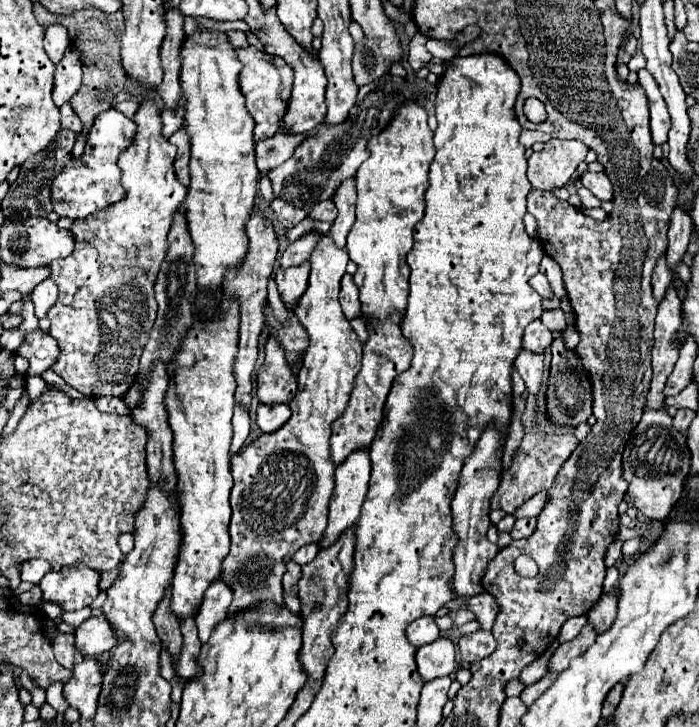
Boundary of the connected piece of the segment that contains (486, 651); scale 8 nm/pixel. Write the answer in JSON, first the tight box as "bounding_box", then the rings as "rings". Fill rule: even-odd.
{"bounding_box":[458,630,496,664],"rings":[[[478,630],[474,634],[462,636],[460,642],[458,642],[458,648],[460,648],[462,660],[472,664],[472,662],[478,662],[478,660],[490,656],[496,650],[496,642],[494,642],[492,632]]]}

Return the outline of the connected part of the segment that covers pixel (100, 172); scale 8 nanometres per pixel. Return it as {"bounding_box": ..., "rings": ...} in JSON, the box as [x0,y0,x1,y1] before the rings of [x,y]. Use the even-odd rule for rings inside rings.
{"bounding_box":[50,108,136,218],"rings":[[[110,108],[94,118],[94,124],[86,136],[86,148],[80,158],[72,158],[66,168],[54,178],[50,186],[50,198],[54,212],[66,218],[86,218],[98,210],[104,210],[120,200],[126,198],[126,192],[120,184],[120,170],[118,170],[118,156],[130,148],[134,140],[136,124],[134,120],[126,118],[122,112]]]}

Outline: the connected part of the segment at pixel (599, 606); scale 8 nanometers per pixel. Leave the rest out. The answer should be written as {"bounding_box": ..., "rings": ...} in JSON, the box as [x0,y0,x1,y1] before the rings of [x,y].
{"bounding_box":[588,592,618,634],"rings":[[[616,592],[604,594],[604,596],[594,604],[594,608],[588,612],[588,620],[594,622],[594,628],[596,628],[598,634],[604,634],[604,632],[612,626],[614,618],[616,618],[616,604],[618,604]]]}

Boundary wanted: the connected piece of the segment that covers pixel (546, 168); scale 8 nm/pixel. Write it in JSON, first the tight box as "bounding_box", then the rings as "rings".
{"bounding_box":[528,140,588,190],"rings":[[[548,140],[540,152],[528,158],[528,180],[534,190],[554,190],[568,184],[588,146],[578,140]]]}

